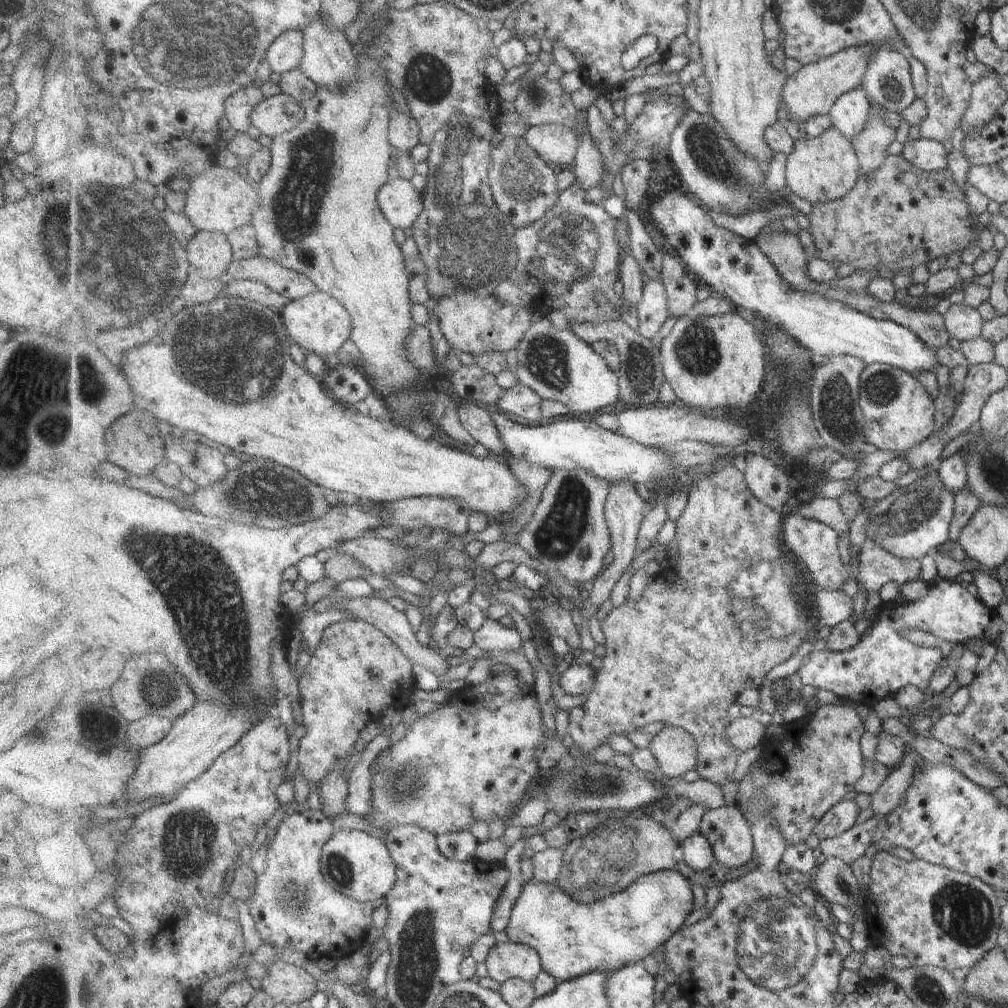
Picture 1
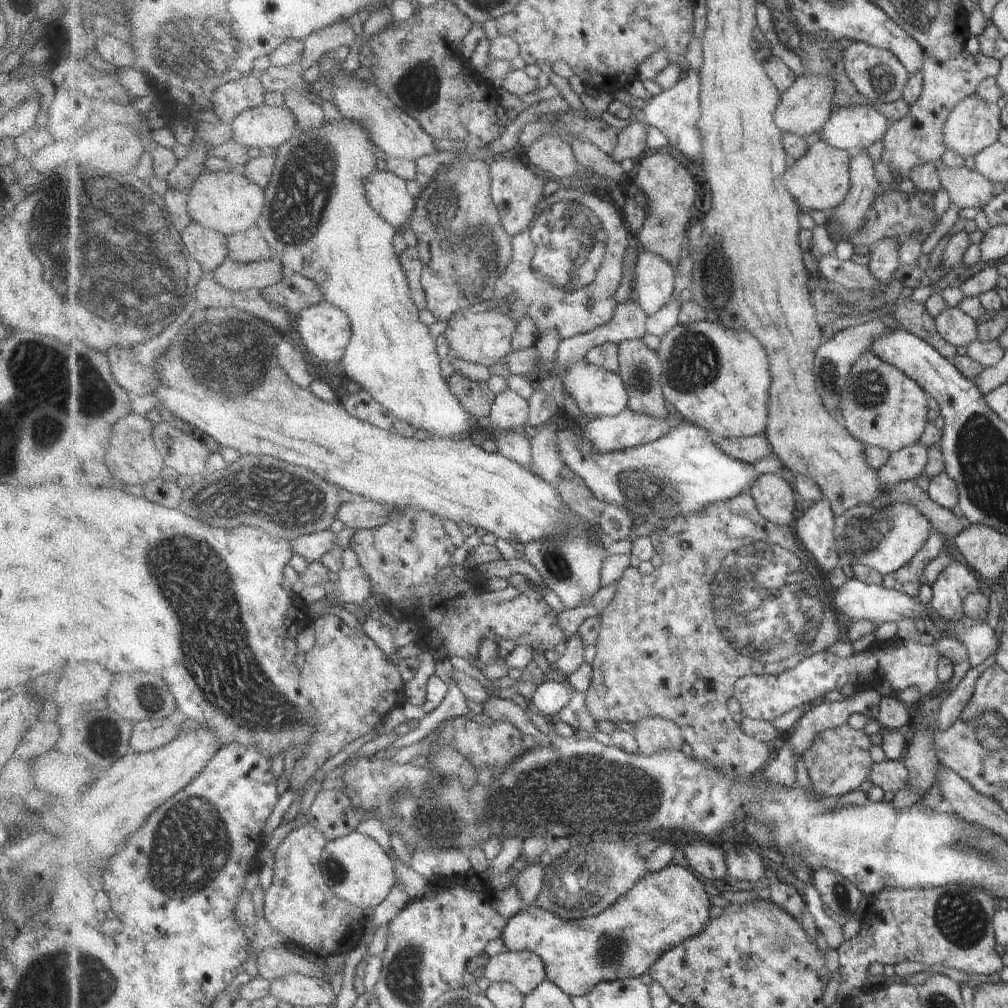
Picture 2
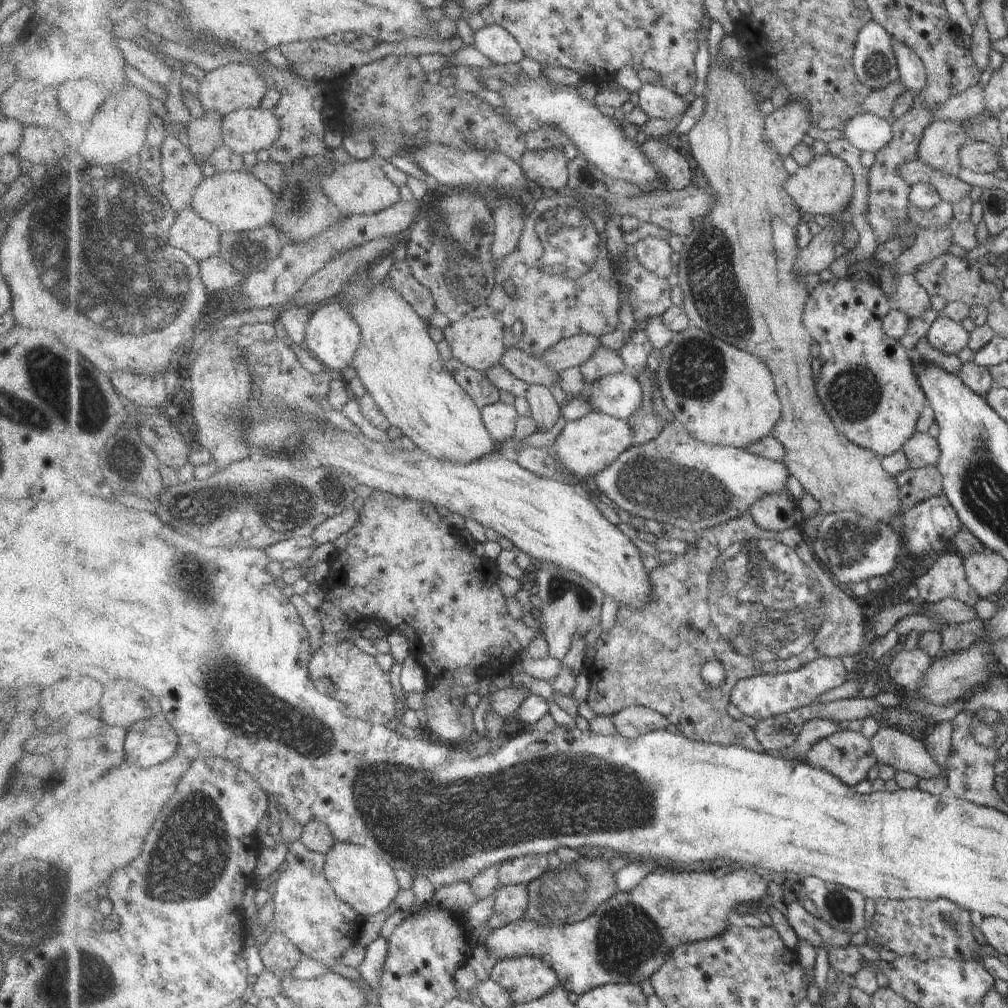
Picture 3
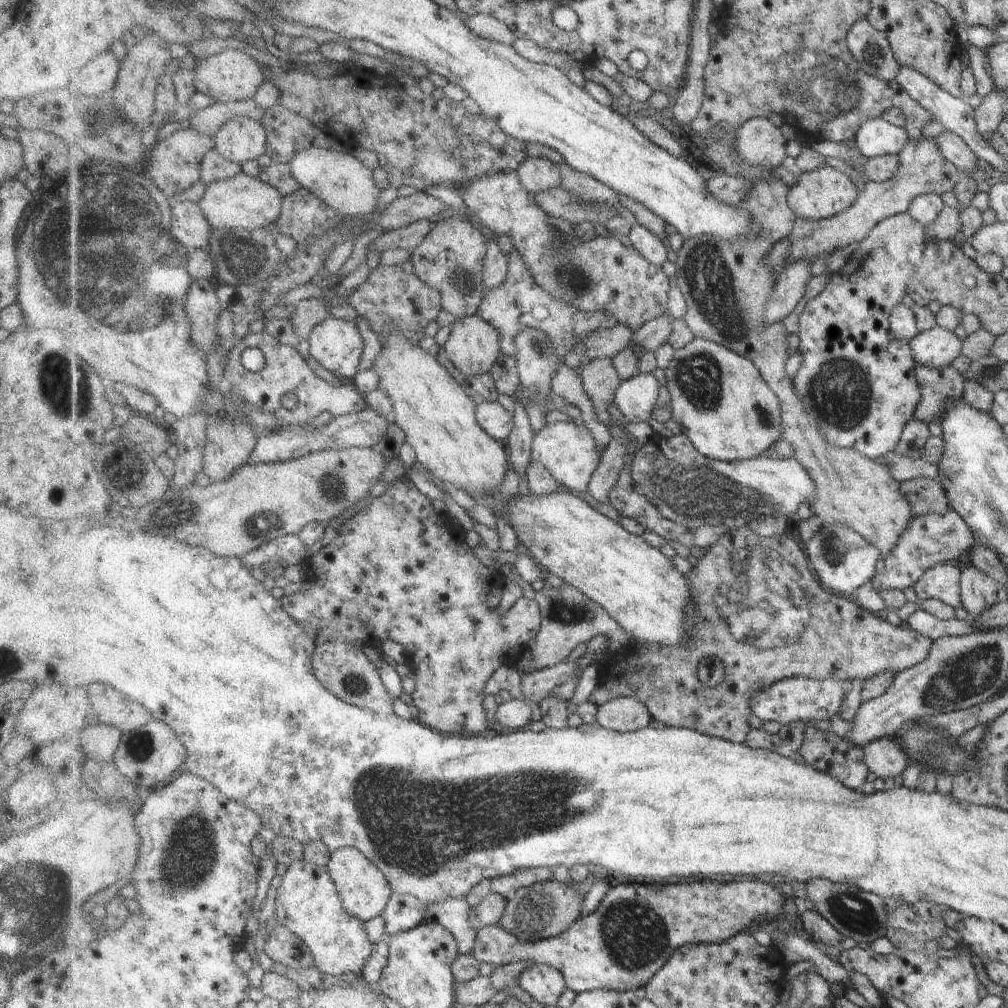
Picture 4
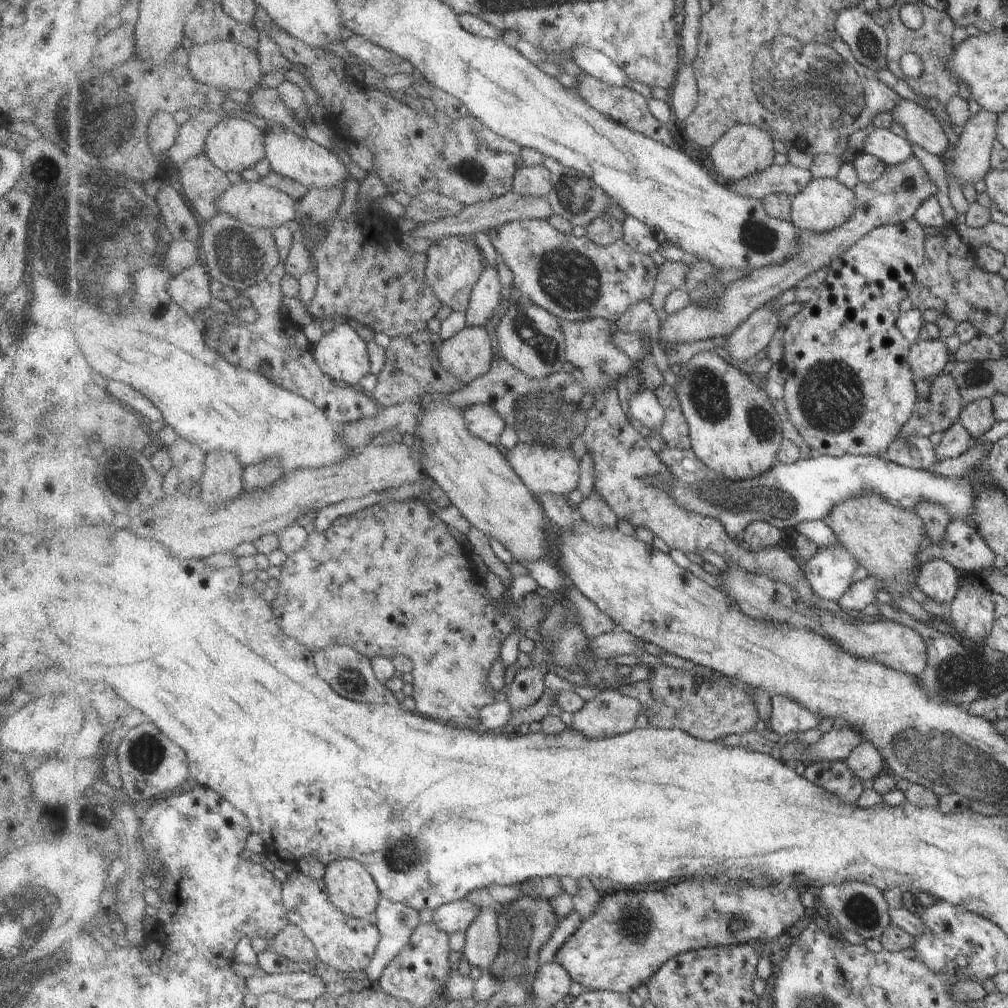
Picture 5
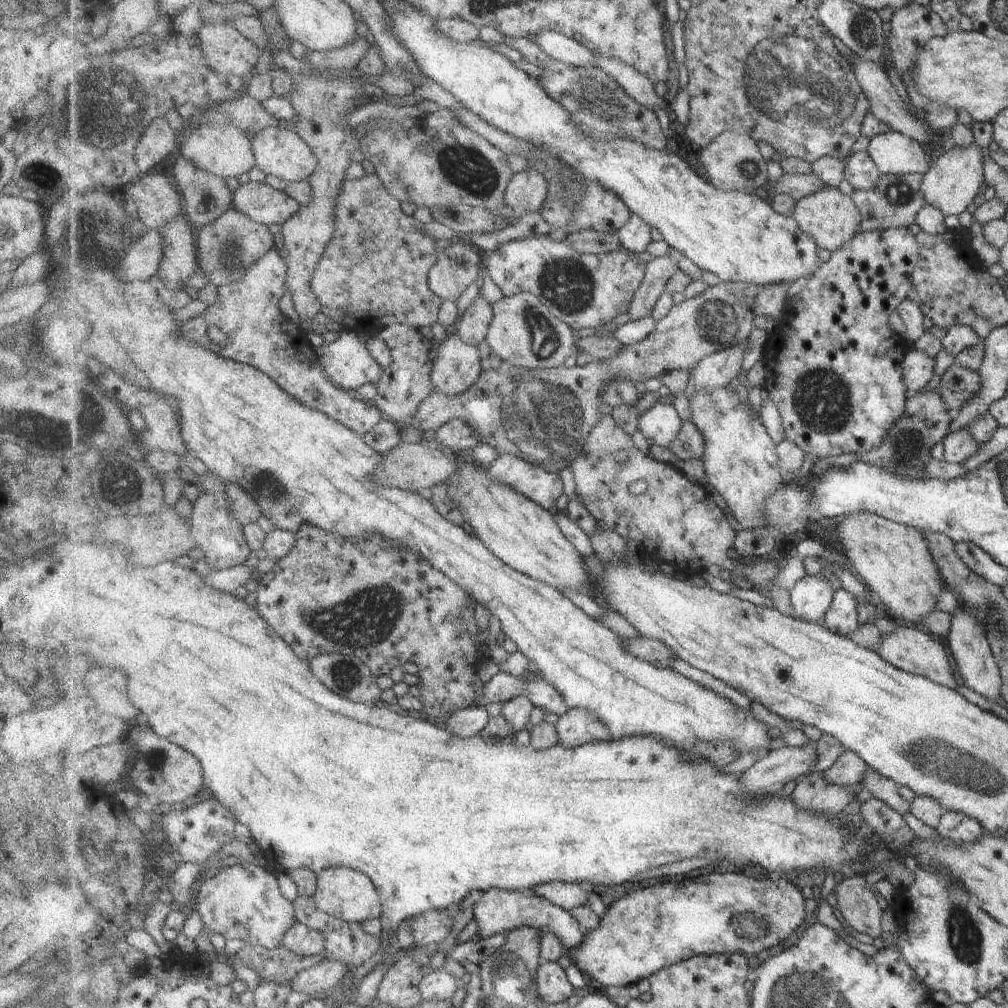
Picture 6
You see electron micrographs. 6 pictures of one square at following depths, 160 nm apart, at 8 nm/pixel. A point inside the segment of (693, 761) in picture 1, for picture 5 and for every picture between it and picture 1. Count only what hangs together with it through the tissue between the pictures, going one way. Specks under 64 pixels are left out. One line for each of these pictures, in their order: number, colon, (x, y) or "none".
2: (655, 735)
3: (632, 722)
4: (626, 714)
5: (611, 713)

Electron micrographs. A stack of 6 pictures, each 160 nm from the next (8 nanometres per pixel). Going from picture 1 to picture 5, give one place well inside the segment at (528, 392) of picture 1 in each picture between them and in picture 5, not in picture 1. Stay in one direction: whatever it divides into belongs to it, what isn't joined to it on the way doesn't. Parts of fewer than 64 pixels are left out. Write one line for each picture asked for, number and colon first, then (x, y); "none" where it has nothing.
2: (511, 412)
3: (502, 419)
4: (499, 422)
5: (484, 421)

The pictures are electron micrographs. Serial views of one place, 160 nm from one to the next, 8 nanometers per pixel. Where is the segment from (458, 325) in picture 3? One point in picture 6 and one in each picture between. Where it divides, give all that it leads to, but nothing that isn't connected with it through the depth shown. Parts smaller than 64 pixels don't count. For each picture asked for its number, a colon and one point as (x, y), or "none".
4: (475, 344)
5: (469, 355)
6: (459, 366)

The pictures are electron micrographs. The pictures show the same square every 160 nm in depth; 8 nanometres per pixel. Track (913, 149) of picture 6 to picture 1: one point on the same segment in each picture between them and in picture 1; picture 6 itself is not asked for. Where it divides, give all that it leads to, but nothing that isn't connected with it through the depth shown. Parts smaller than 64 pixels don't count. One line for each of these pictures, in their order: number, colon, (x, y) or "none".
1: (850, 114)
2: (860, 126)
3: (870, 133)
4: (877, 137)
5: (891, 149)

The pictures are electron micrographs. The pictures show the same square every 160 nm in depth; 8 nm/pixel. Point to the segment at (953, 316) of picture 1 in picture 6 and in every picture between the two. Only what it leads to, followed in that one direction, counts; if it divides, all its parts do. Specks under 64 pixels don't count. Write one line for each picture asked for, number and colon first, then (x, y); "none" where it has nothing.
2: (956, 327)
3: (946, 336)
4: (937, 347)
5: (928, 357)
6: (918, 370)

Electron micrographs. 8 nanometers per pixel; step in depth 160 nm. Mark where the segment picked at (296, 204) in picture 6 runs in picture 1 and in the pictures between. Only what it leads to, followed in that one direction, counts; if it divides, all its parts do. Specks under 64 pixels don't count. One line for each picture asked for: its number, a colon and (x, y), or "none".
1: (223, 200)
2: (229, 202)
3: (236, 202)
4: (242, 202)
5: (254, 202)

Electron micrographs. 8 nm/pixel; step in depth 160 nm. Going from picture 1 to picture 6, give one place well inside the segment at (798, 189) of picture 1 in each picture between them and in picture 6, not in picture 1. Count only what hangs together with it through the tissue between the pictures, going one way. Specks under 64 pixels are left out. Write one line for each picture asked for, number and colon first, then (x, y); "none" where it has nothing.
2: (821, 181)
3: (827, 186)
4: (823, 194)
5: (825, 204)
6: (833, 218)

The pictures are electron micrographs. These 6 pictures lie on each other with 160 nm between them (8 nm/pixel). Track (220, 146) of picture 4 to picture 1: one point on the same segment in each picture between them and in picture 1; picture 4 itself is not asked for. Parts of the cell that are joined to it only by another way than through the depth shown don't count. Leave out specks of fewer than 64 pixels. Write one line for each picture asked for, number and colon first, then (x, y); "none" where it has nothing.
1: (281, 113)
2: (266, 126)
3: (244, 130)

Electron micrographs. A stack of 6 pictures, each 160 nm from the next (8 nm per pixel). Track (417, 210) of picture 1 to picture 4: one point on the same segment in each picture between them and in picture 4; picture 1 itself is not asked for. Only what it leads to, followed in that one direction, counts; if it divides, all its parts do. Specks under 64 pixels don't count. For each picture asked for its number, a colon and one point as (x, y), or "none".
2: (388, 194)
3: (358, 187)
4: (344, 182)

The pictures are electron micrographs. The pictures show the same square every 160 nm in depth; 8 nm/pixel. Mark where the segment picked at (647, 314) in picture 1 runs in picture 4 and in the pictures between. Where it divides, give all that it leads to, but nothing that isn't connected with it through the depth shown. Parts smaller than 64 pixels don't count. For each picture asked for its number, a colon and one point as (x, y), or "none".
2: (656, 278)
3: (655, 253)
4: (658, 252)

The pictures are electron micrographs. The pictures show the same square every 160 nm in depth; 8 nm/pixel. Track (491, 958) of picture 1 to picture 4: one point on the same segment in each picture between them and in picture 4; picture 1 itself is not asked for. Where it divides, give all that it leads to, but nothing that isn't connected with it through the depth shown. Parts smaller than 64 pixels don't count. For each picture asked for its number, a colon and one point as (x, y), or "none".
2: (526, 970)
3: (528, 978)
4: (546, 984)

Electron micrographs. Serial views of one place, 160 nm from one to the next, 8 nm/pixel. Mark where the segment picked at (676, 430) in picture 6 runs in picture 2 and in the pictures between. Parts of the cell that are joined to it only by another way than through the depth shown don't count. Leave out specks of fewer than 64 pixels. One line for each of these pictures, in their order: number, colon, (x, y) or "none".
2: (600, 393)
3: (622, 395)
4: (637, 397)
5: (646, 406)

